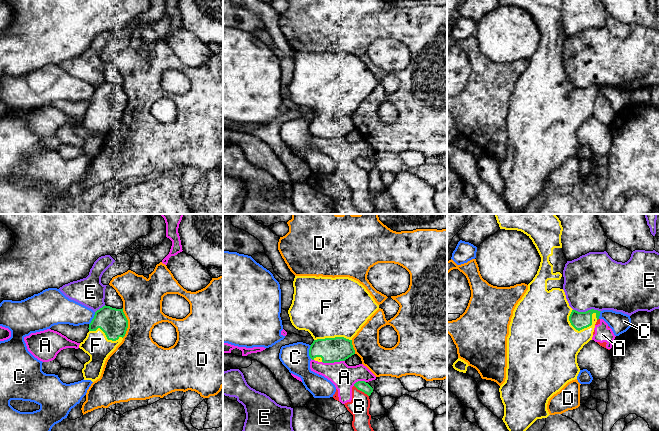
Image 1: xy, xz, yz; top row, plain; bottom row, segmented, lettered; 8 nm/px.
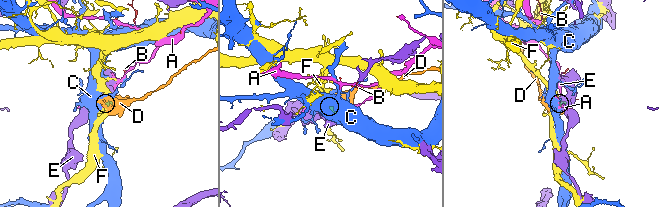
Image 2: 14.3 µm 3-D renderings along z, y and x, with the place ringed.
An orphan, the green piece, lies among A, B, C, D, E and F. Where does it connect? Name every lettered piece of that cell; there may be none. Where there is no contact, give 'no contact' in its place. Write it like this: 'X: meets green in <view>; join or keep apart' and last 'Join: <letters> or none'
A: meets green in xz; keep apart
B: meets green in xz; keep apart
C: meets green in xz; keep apart
D: meets green in xy; keep apart
E: meets green in yz; keep apart
F: meets green in yz; join
Join: F

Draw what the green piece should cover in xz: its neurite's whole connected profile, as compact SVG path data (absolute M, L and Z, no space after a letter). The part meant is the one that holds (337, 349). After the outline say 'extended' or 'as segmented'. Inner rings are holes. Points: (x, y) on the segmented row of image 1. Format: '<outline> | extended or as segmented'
M295 276L293 287L293 300L288 314L296 329L308 331L314 339L309 349L310 358L334 363L354 355L352 338L379 309L366 288L349 277L322 276Z | extended

